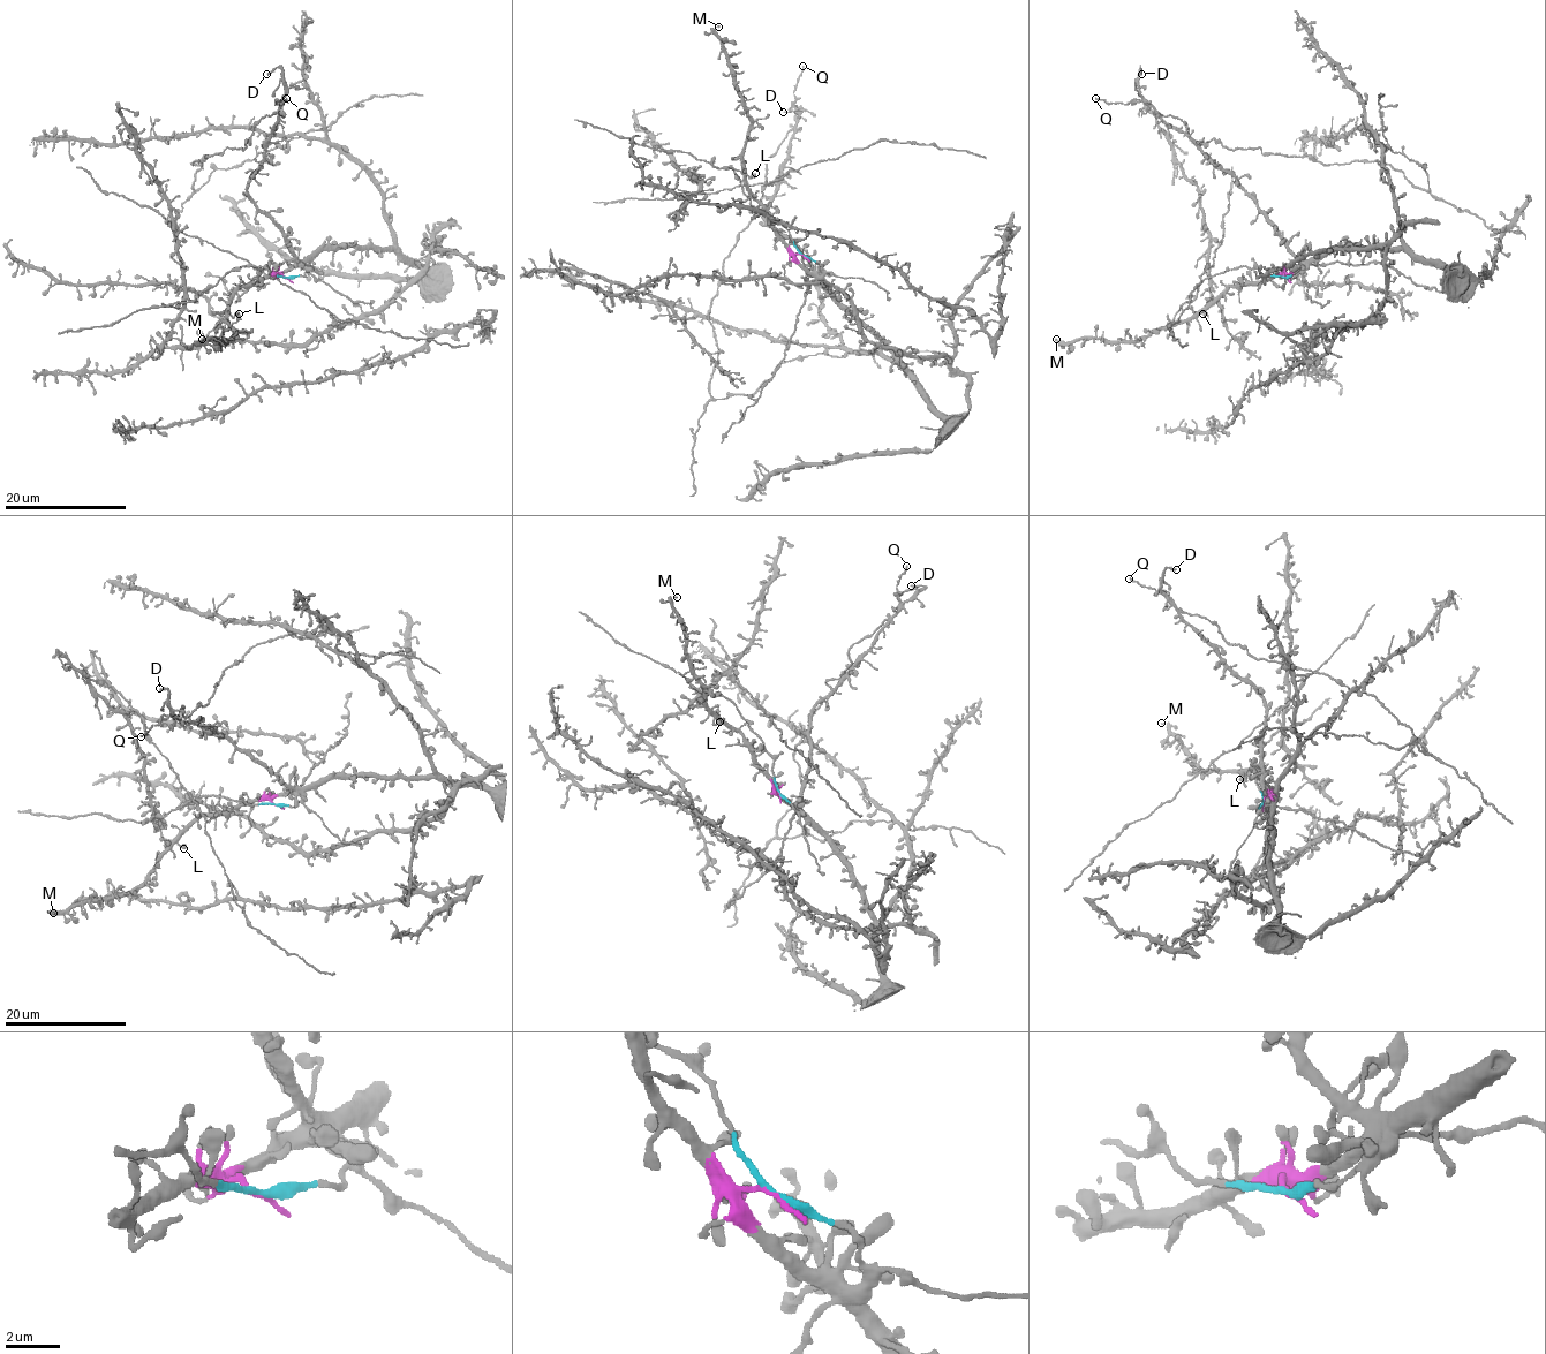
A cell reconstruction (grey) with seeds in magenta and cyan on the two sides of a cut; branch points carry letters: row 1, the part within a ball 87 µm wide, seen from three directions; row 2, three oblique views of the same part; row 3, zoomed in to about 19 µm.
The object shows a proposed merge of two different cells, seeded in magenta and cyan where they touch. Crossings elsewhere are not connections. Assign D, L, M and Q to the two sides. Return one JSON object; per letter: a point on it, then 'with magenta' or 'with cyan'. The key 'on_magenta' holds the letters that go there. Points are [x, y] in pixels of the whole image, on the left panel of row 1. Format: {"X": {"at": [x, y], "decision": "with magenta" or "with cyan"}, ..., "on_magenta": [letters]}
{"D": {"at": [266, 74], "decision": "with magenta"}, "L": {"at": [239, 314], "decision": "with magenta"}, "M": {"at": [202, 339], "decision": "with magenta"}, "Q": {"at": [286, 98], "decision": "with magenta"}, "on_magenta": ["D", "L", "M", "Q"]}

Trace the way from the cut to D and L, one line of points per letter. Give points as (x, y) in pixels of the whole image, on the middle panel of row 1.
D: (801, 255), (796, 258), (812, 272), (801, 252), (763, 216), (801, 111), (783, 112)
L: (801, 255), (796, 254), (777, 233), (772, 214), (749, 190), (746, 173), (749, 176), (755, 173)

